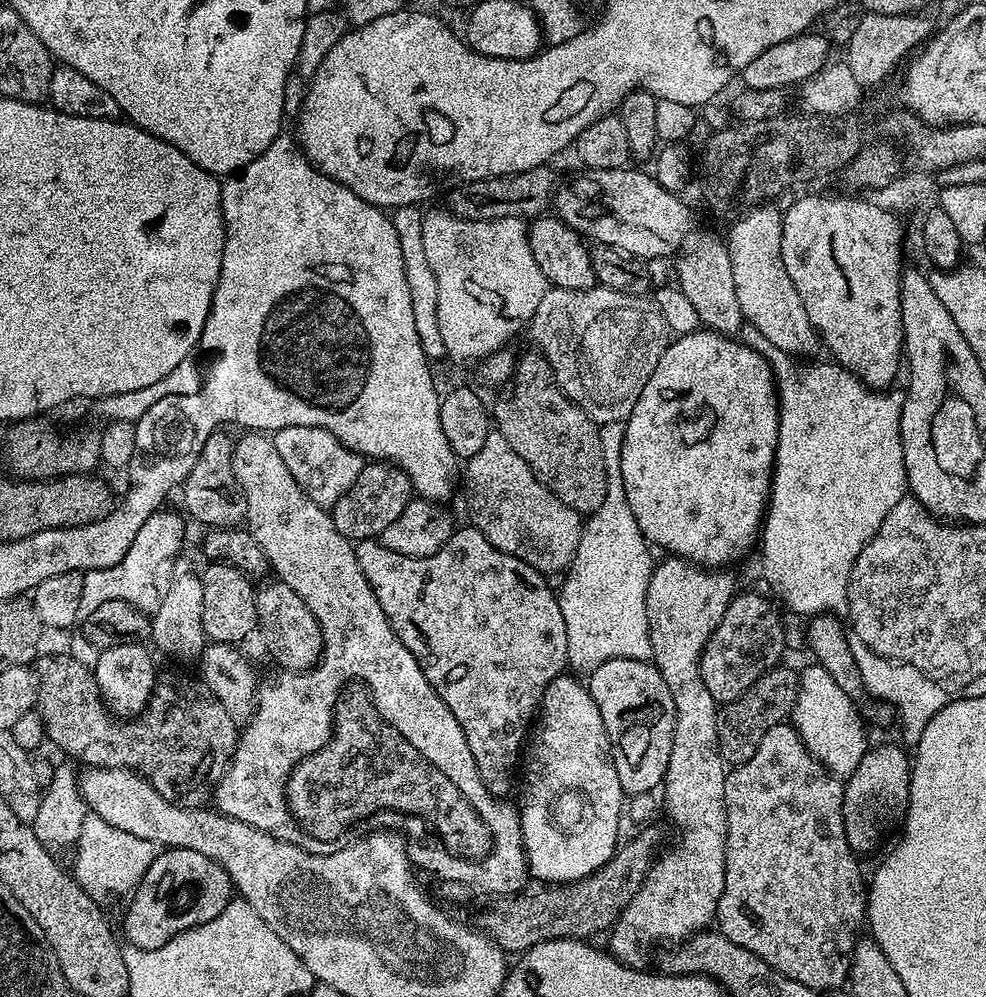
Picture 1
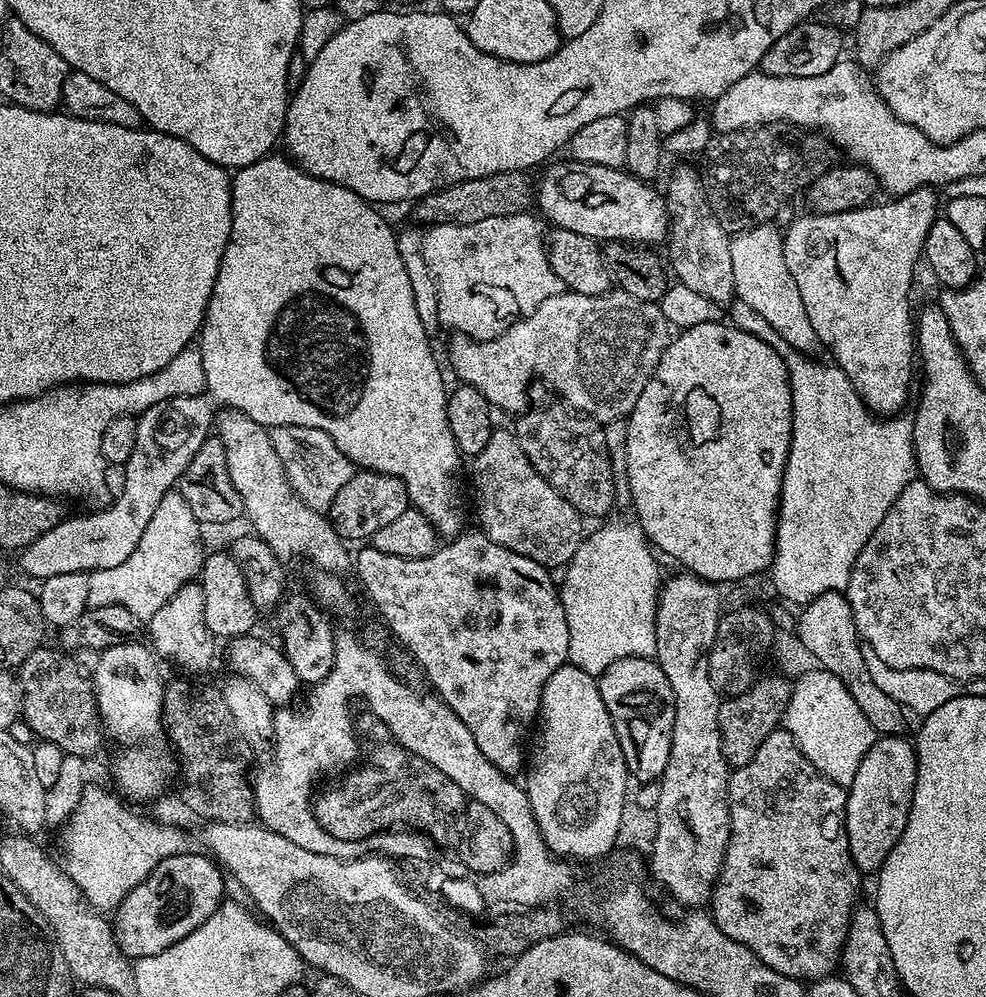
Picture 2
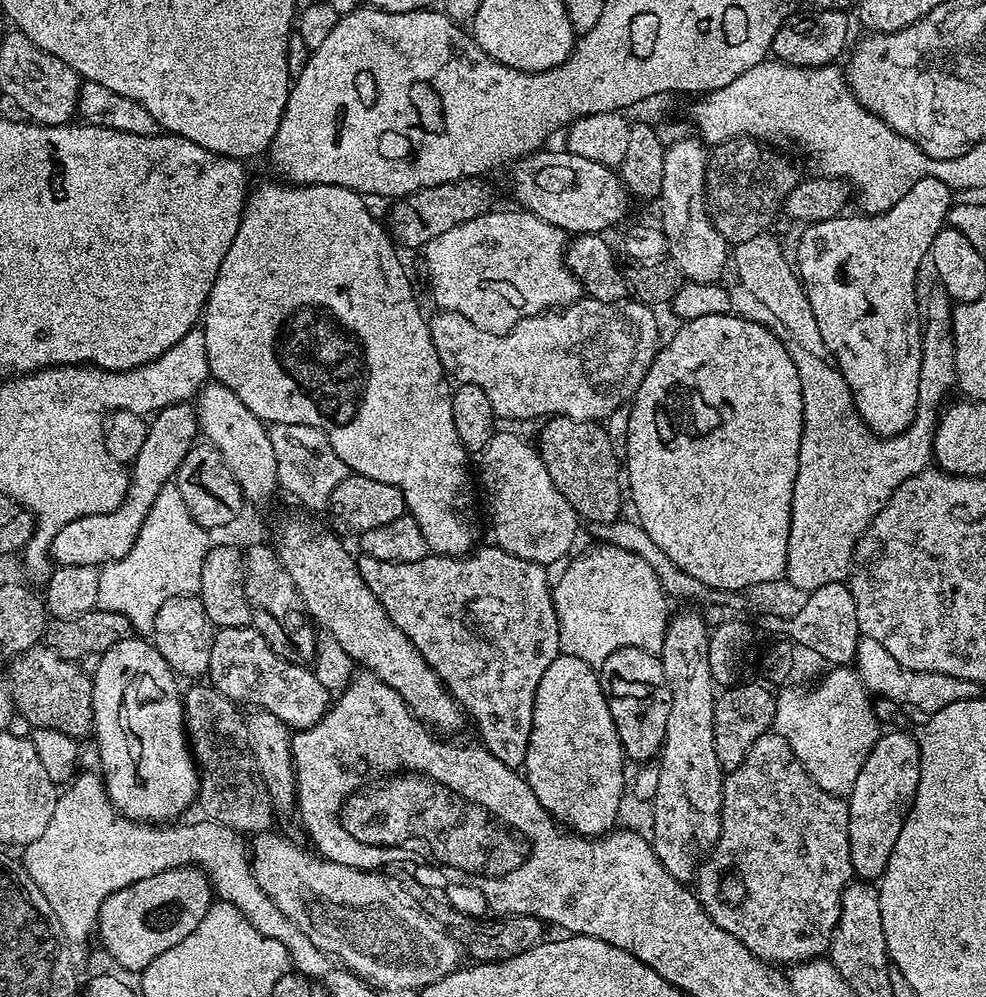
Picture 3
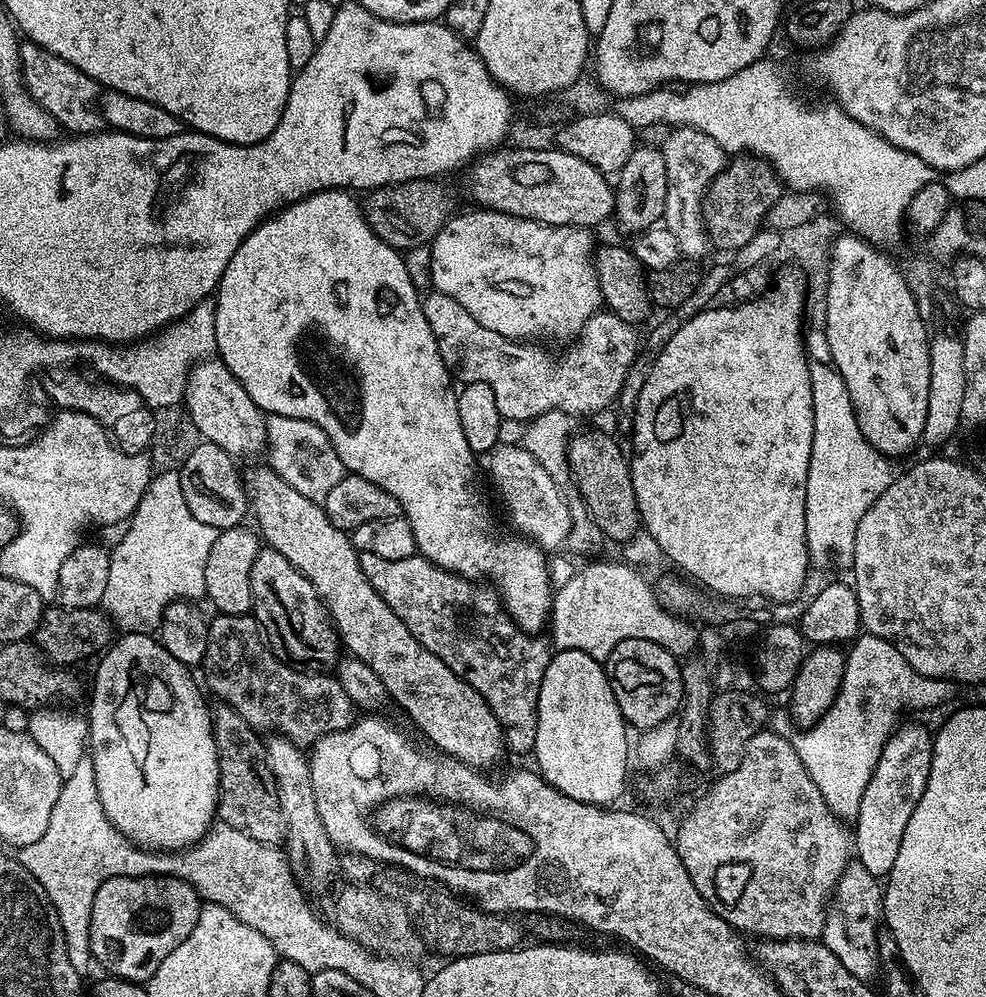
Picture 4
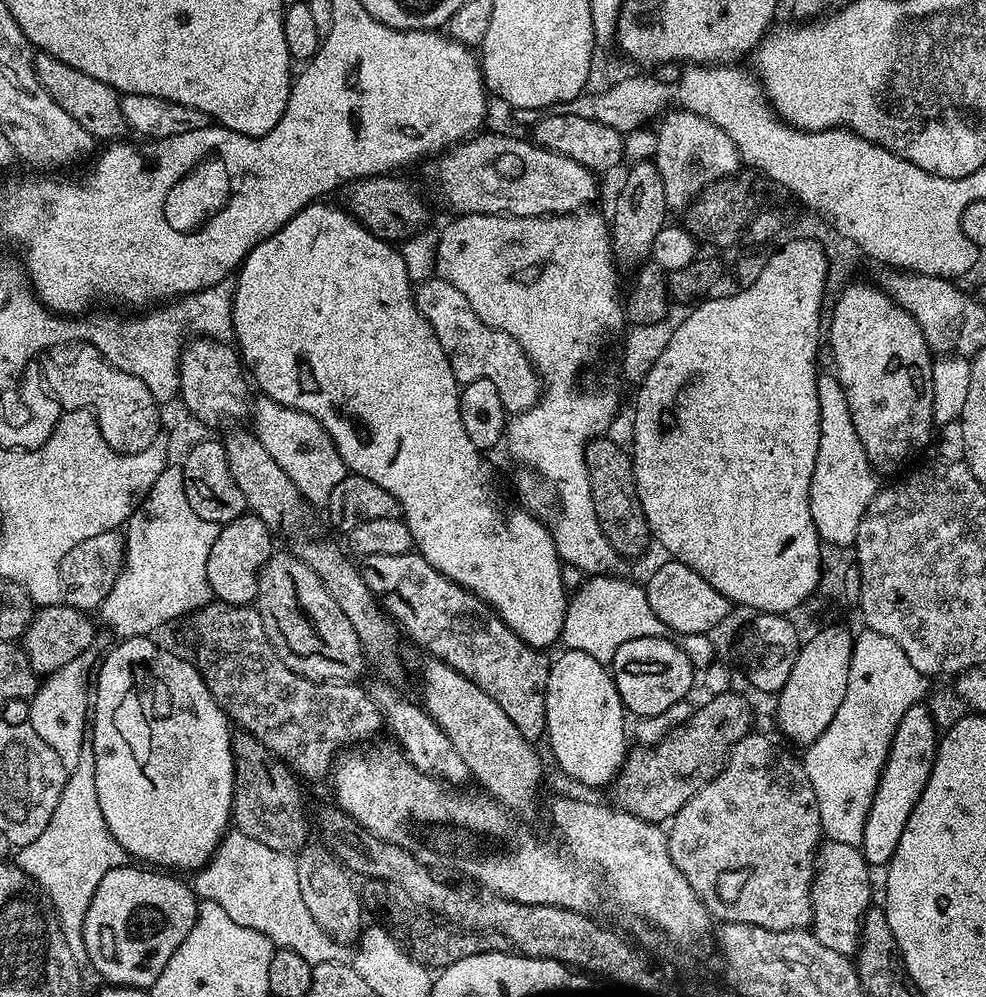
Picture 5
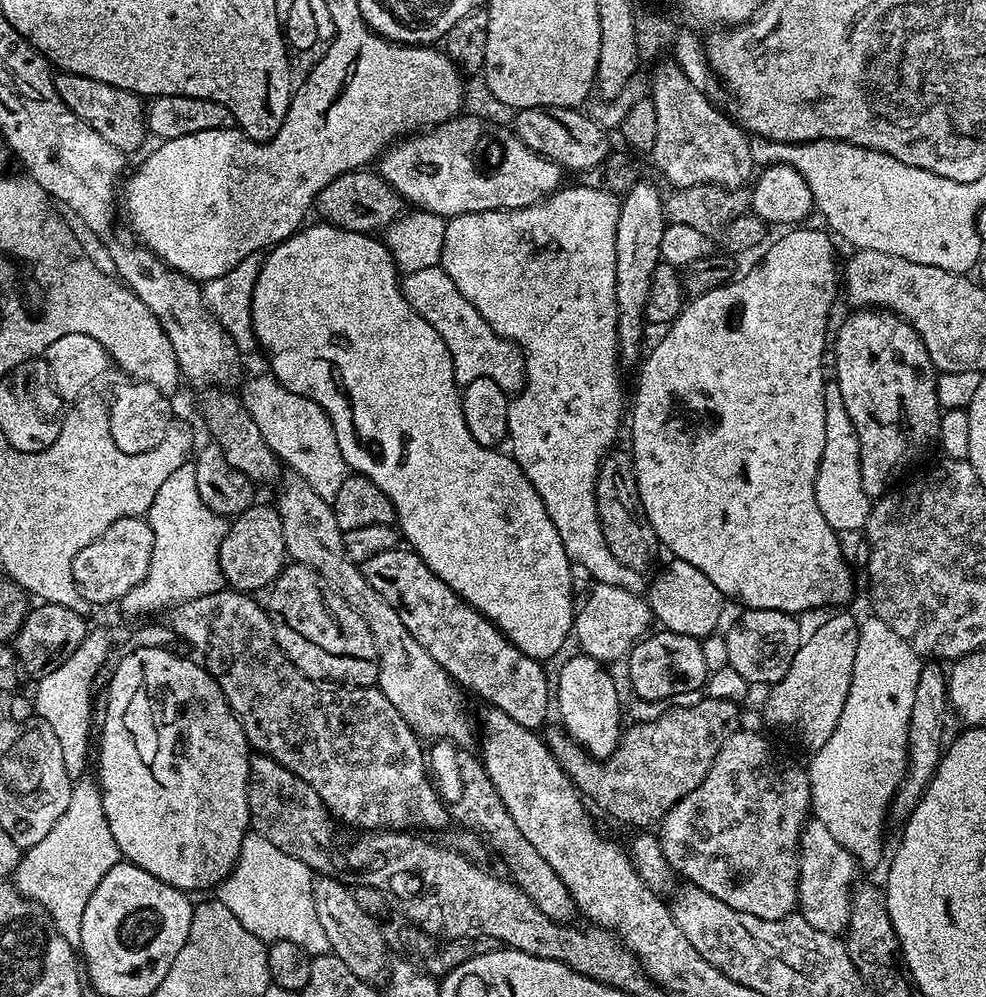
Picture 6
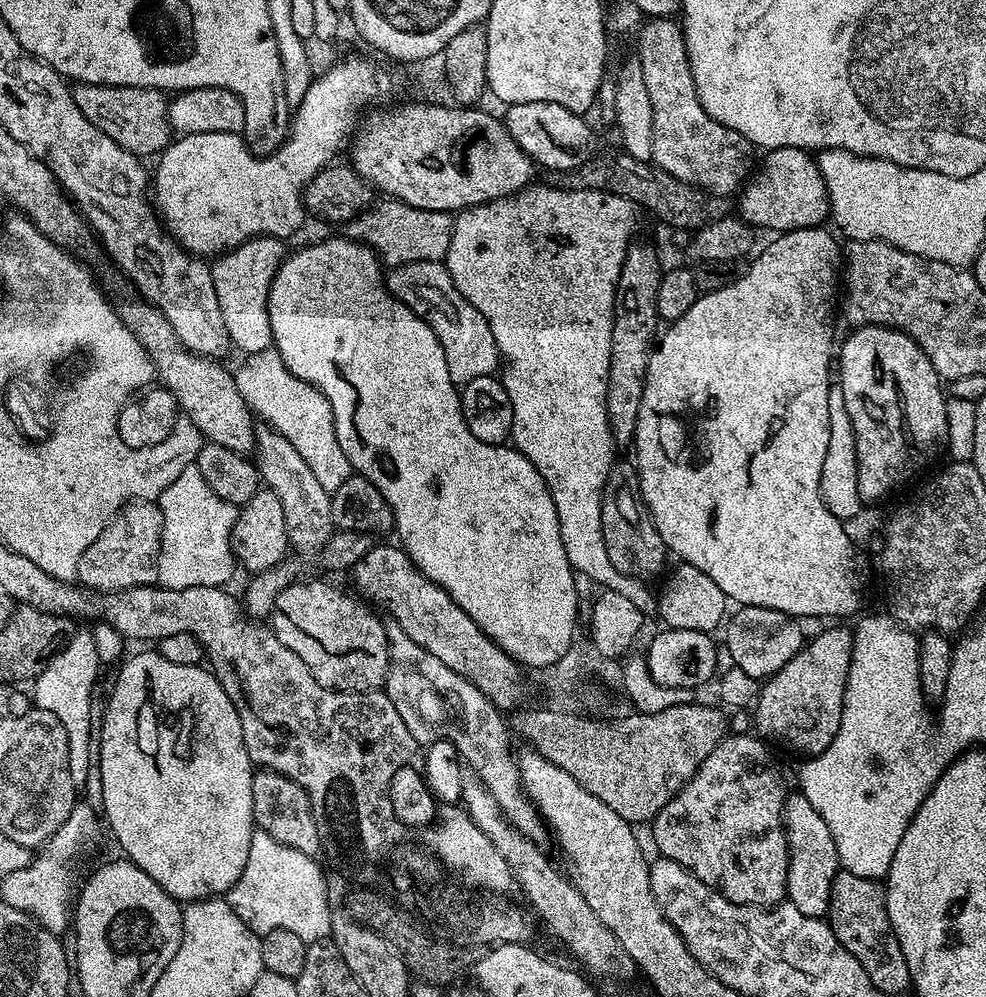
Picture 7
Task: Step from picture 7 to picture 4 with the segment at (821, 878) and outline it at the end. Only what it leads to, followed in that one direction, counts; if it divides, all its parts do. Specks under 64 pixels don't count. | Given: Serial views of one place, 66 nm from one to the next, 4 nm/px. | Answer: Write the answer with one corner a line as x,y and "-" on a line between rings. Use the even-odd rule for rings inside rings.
857,860
849,861
844,868
825,911
821,943
830,950
838,962
859,980
871,981
879,973
880,923
883,917
883,887
876,877

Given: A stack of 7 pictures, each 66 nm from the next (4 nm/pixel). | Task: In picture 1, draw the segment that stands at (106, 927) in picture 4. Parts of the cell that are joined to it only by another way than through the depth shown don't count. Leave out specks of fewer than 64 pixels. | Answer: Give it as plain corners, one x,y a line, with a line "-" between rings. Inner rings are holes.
168,848
157,854
150,870
146,870
140,885
131,893
127,901
128,909
124,912
124,936
131,947
157,948
186,930
201,928
206,922
210,922
210,918
218,918
218,914
222,914
222,910
226,910
226,906
233,899
232,879
221,864
206,858
206,854
198,854
198,850

